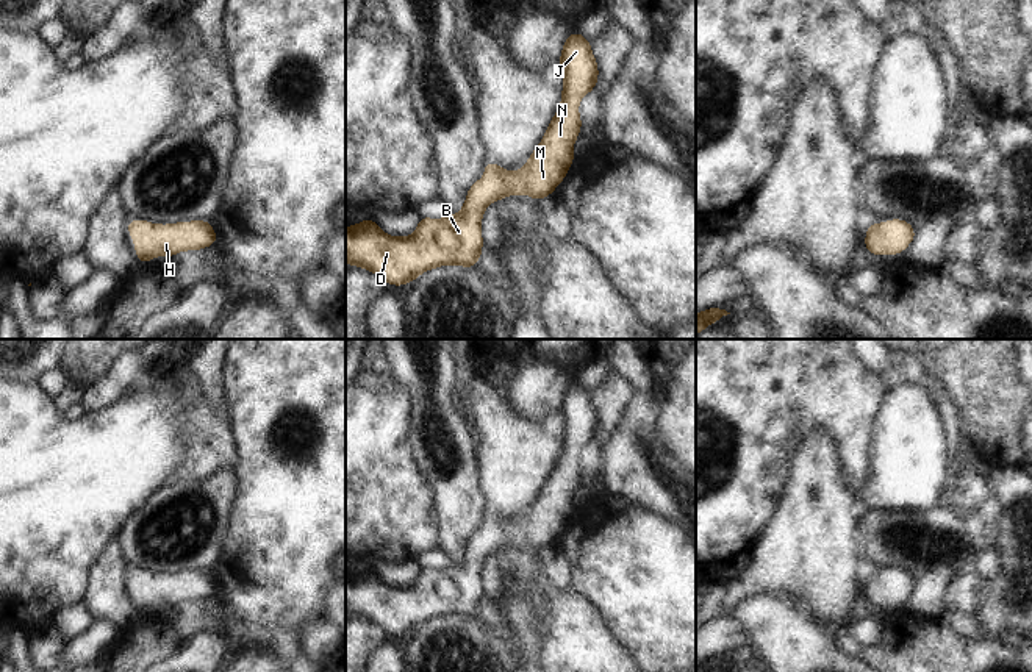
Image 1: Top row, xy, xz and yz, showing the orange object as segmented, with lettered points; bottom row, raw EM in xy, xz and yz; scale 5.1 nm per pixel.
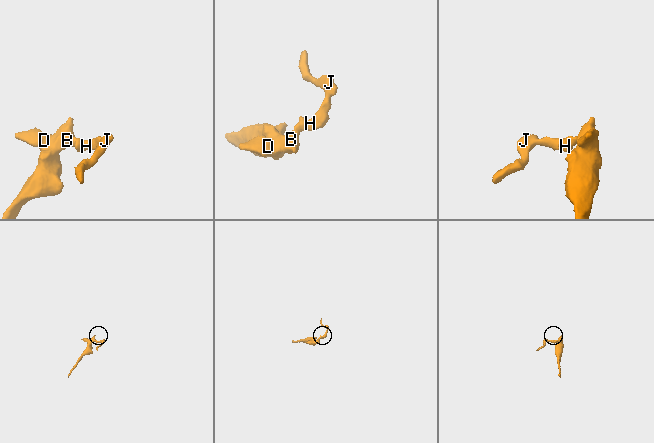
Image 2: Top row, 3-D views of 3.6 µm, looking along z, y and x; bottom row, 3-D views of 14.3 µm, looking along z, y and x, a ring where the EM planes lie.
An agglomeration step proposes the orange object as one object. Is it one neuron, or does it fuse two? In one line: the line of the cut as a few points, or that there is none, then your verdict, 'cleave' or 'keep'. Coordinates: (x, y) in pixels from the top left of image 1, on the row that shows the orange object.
no cut; keep

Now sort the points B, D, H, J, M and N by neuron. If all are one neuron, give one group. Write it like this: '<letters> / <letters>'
B D H J M N

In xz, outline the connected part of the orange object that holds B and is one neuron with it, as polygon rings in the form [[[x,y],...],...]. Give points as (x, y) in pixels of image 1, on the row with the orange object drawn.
[[[577,31],[566,39],[558,61],[563,100],[524,169],[507,172],[486,161],[485,178],[471,186],[461,213],[441,220],[421,217],[411,238],[391,238],[375,220],[347,227],[346,263],[372,270],[396,286],[444,264],[474,267],[483,248],[480,220],[489,202],[524,191],[530,198],[550,195],[574,161],[572,145],[582,127],[579,100],[594,89],[599,75],[589,41]]]

